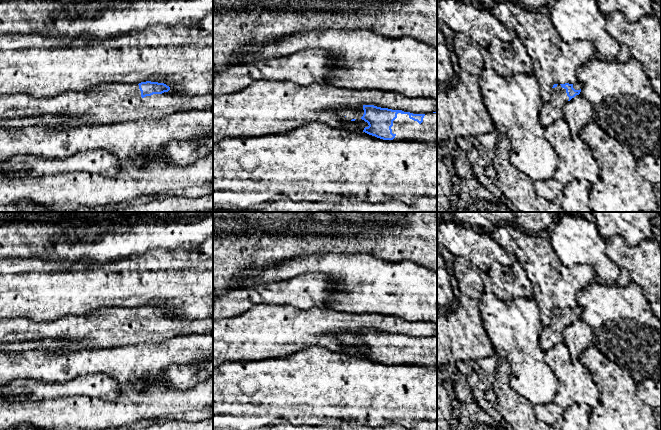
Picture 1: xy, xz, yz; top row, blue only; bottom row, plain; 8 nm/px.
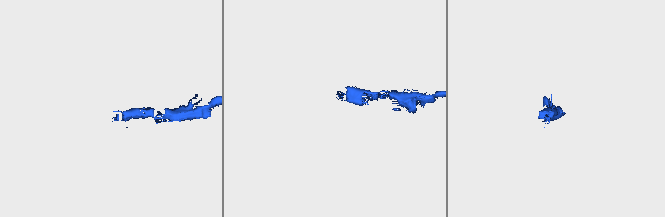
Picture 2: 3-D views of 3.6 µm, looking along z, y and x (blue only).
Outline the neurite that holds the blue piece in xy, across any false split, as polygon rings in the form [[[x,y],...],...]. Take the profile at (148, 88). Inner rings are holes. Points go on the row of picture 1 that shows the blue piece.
[[[141,82],[139,84],[112,83],[98,86],[88,91],[68,92],[49,98],[37,98],[29,94],[4,95],[0,97],[0,124],[16,118],[30,117],[63,117],[65,122],[61,126],[76,127],[80,125],[109,125],[119,122],[136,121],[143,119],[162,119],[178,112],[190,110],[213,109],[213,92],[205,95],[187,96],[169,93],[170,87],[164,83]]]

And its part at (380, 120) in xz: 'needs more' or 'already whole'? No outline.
needs more

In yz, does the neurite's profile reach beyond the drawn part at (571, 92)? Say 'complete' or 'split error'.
split error

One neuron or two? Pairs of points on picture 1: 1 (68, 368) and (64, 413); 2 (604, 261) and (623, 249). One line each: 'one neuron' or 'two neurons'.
1: one neuron
2: two neurons

